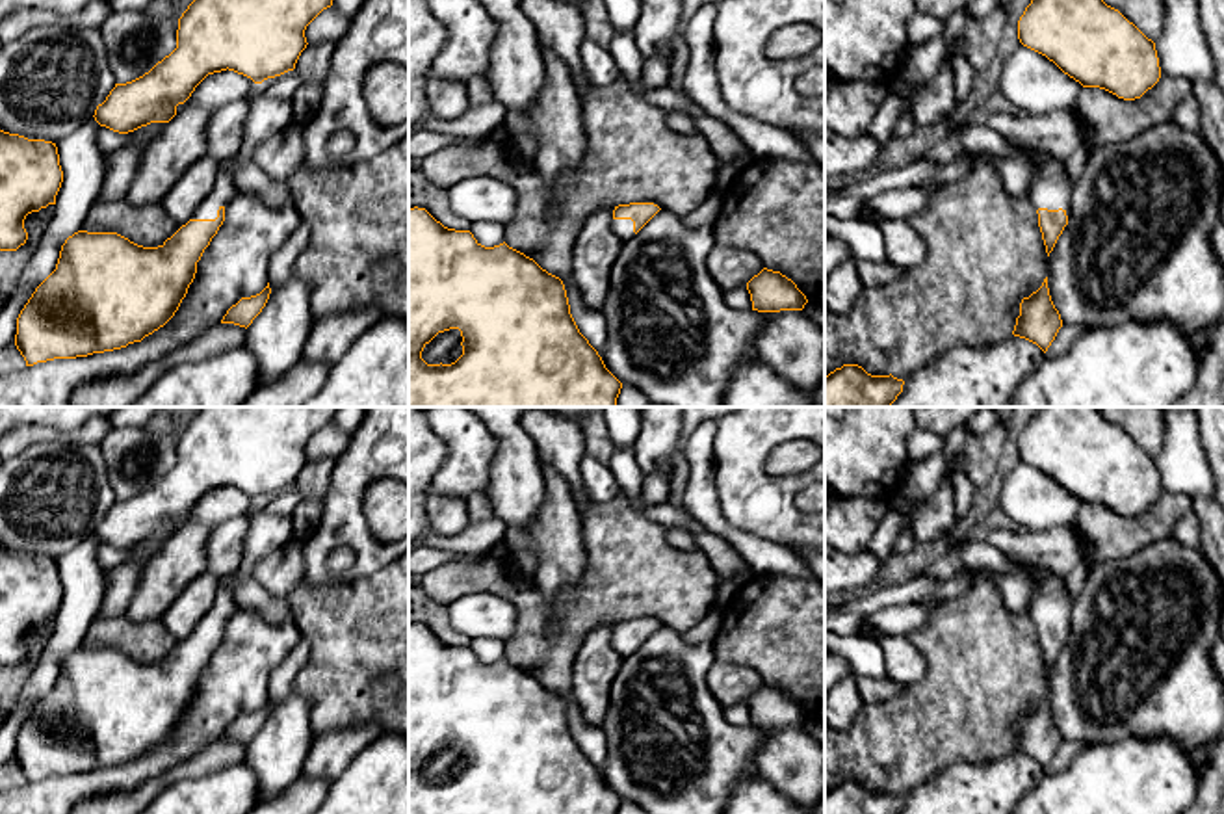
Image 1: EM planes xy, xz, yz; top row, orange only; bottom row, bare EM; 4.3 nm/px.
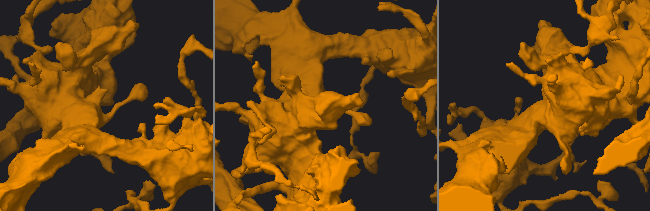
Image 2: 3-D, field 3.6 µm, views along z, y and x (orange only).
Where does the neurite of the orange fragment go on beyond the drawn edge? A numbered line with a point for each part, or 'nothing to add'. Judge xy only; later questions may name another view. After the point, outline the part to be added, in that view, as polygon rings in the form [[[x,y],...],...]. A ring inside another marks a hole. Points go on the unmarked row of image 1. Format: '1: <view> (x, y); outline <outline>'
1: xy (268, 532); outline [[[264,507],[251,515],[243,556],[240,567],[223,576],[217,585],[215,602],[210,611],[201,619],[199,626],[193,630],[193,636],[215,636],[217,626],[227,623],[234,611],[240,608],[232,595],[232,585],[253,574],[254,565],[282,548],[293,539],[292,517],[279,517]]]

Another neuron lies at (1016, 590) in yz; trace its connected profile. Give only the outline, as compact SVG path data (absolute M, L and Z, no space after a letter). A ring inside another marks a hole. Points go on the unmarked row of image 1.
M979 569L975 571L975 576L981 572L986 572L994 580L1009 611L1027 615L1035 587L1023 574L1001 574L996 571Z

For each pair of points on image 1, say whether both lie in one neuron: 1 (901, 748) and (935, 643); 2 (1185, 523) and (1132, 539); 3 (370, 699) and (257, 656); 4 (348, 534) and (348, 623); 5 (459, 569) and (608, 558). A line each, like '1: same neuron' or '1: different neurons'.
1: same neuron
2: different neurons
3: different neurons
4: different neurons
5: same neuron

